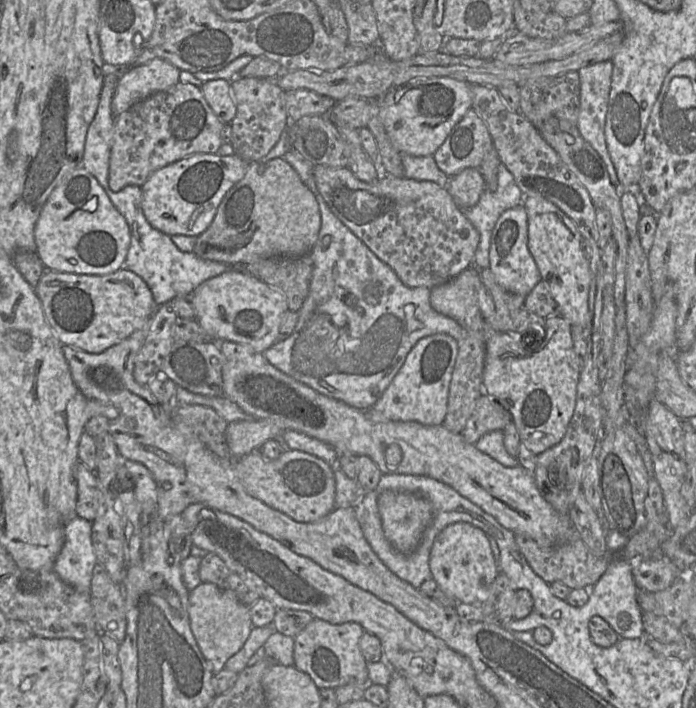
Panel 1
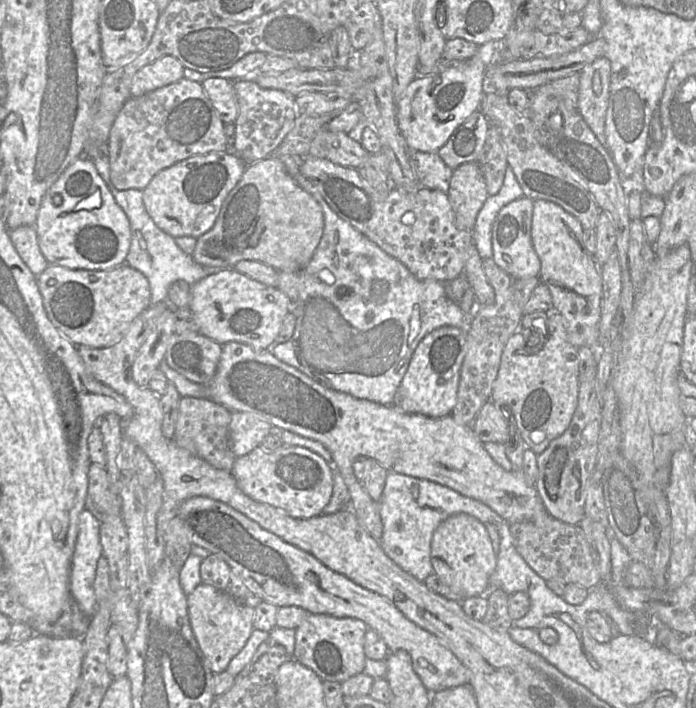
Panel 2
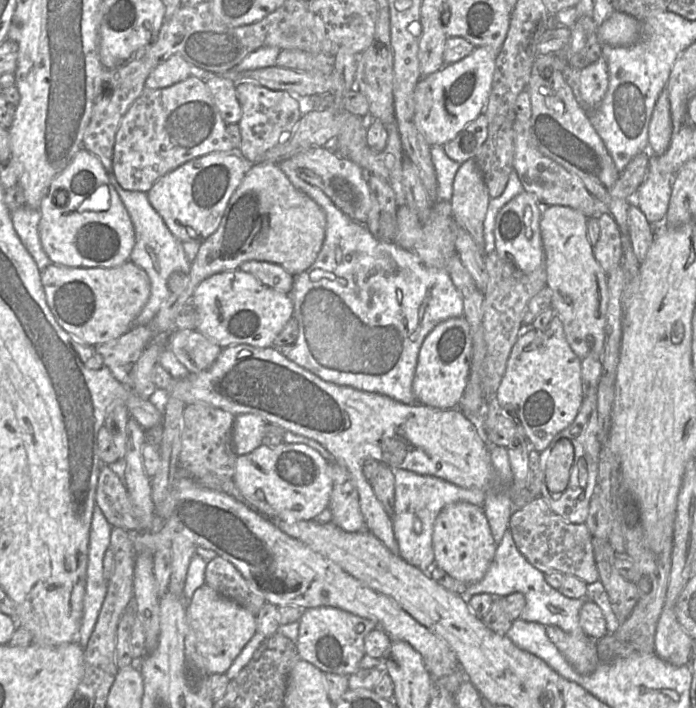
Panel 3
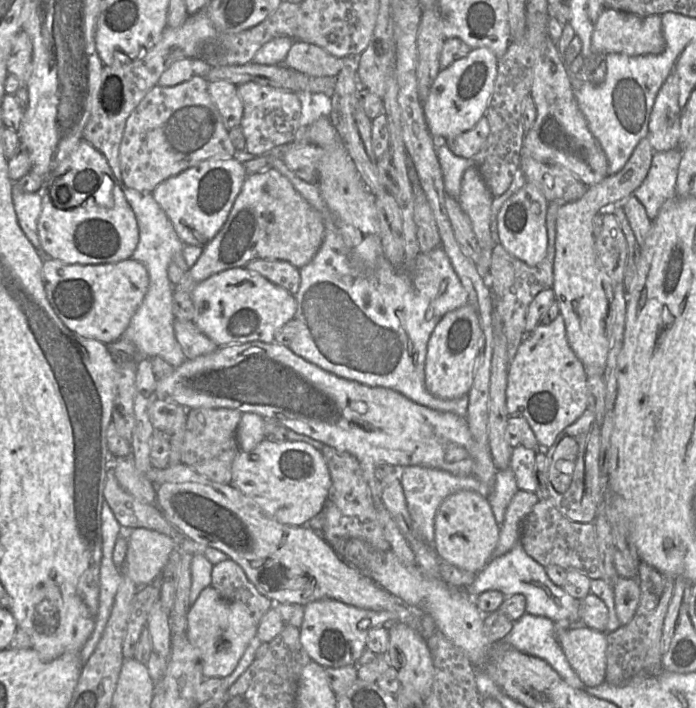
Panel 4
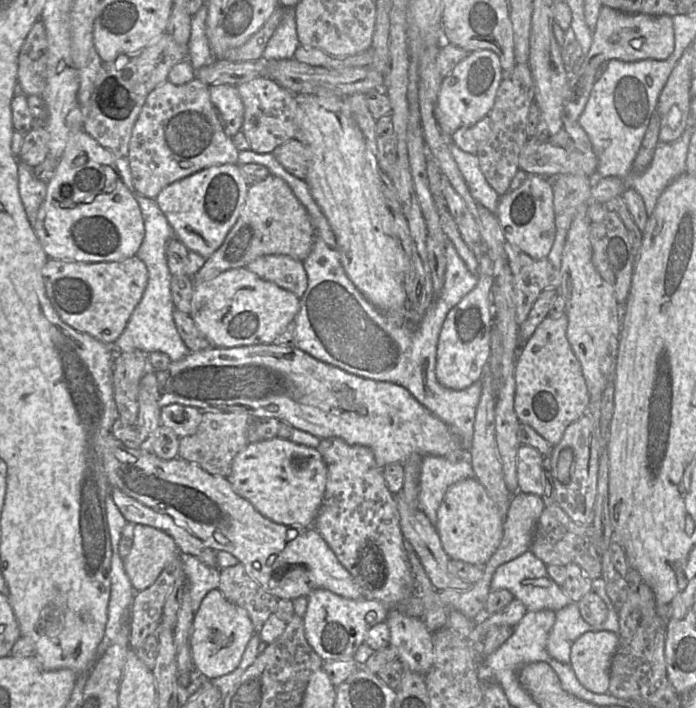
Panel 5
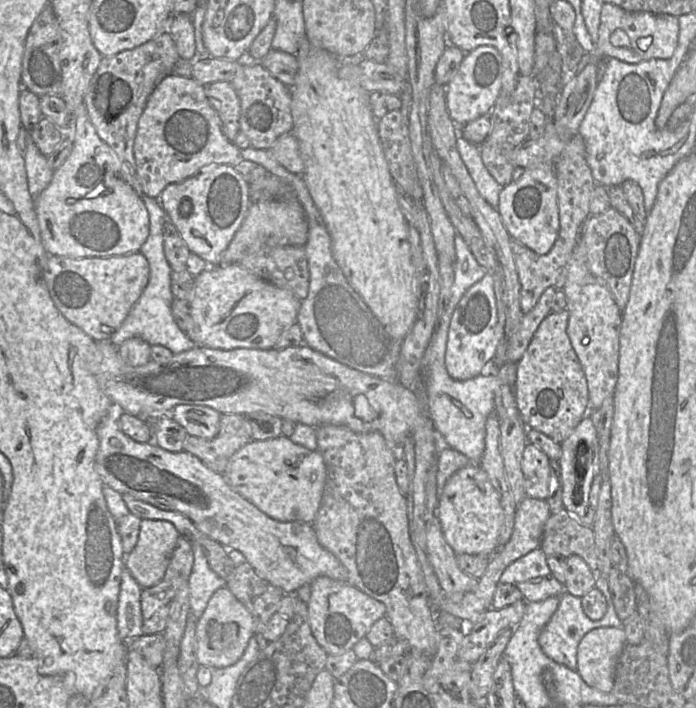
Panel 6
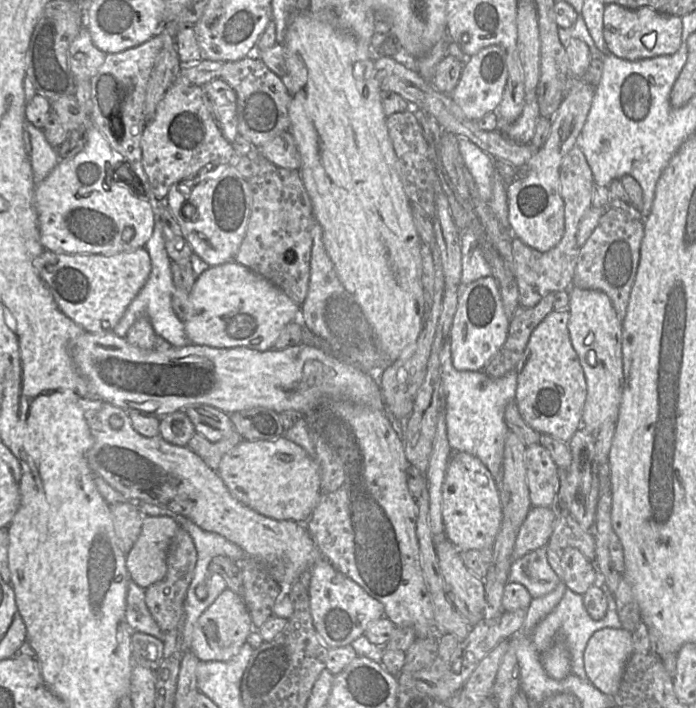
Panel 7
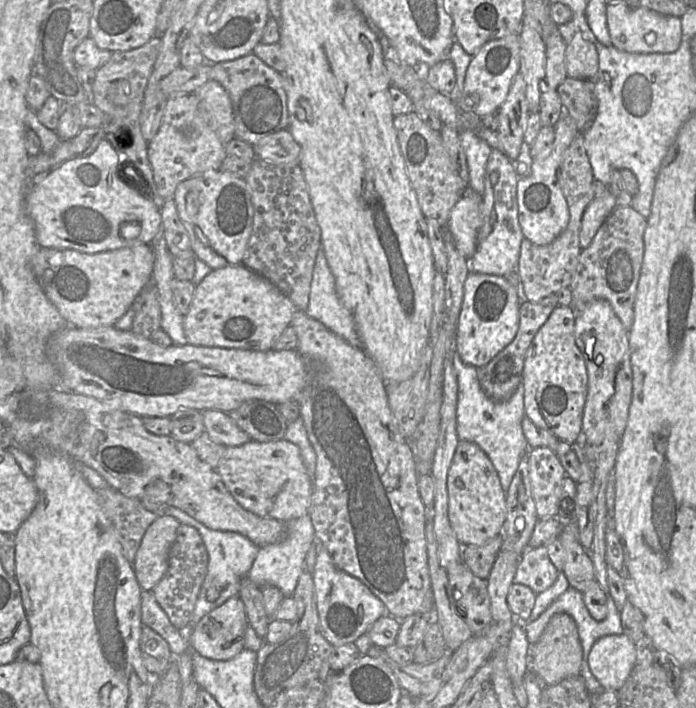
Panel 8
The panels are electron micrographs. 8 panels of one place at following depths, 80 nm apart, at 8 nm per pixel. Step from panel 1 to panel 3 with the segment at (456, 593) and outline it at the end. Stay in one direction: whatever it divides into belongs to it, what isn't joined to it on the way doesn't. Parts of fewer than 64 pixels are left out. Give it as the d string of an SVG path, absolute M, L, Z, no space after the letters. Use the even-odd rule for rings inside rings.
M468 502L446 505L439 512L434 524L432 544L434 564L467 585L478 582L484 577L498 547L483 507Z

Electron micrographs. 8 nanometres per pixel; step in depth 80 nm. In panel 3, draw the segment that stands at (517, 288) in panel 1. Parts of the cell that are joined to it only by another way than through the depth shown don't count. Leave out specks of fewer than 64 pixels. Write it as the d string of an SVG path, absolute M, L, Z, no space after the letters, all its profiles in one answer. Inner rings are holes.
M523 191L505 204L496 216L495 251L502 259L526 273L535 271L543 263L540 219L545 206L547 205L542 205L534 194Z

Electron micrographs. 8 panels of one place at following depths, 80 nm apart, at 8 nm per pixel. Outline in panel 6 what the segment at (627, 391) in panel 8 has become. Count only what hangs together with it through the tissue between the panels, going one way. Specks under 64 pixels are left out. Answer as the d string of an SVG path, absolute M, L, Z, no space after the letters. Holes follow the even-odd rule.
M580 238L569 261L562 290L566 295L566 310L569 313L567 335L586 377L590 411L597 410L607 397L614 396L619 372L622 311L606 285L588 270L586 249L580 243Z

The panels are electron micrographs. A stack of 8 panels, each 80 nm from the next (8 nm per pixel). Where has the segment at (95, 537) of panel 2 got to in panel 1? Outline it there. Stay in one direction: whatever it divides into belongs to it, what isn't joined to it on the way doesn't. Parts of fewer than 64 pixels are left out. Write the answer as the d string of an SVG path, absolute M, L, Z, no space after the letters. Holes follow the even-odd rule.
M74 517L64 531L65 542L53 570L67 584L82 591L90 591L92 572L97 563L91 540L92 522Z

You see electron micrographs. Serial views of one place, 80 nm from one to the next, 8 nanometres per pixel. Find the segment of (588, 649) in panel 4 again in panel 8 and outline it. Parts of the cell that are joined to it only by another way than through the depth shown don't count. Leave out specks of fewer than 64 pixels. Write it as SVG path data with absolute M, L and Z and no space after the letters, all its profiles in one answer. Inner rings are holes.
M624 633L599 638L588 655L591 673L603 690L618 691L636 665L636 648Z

